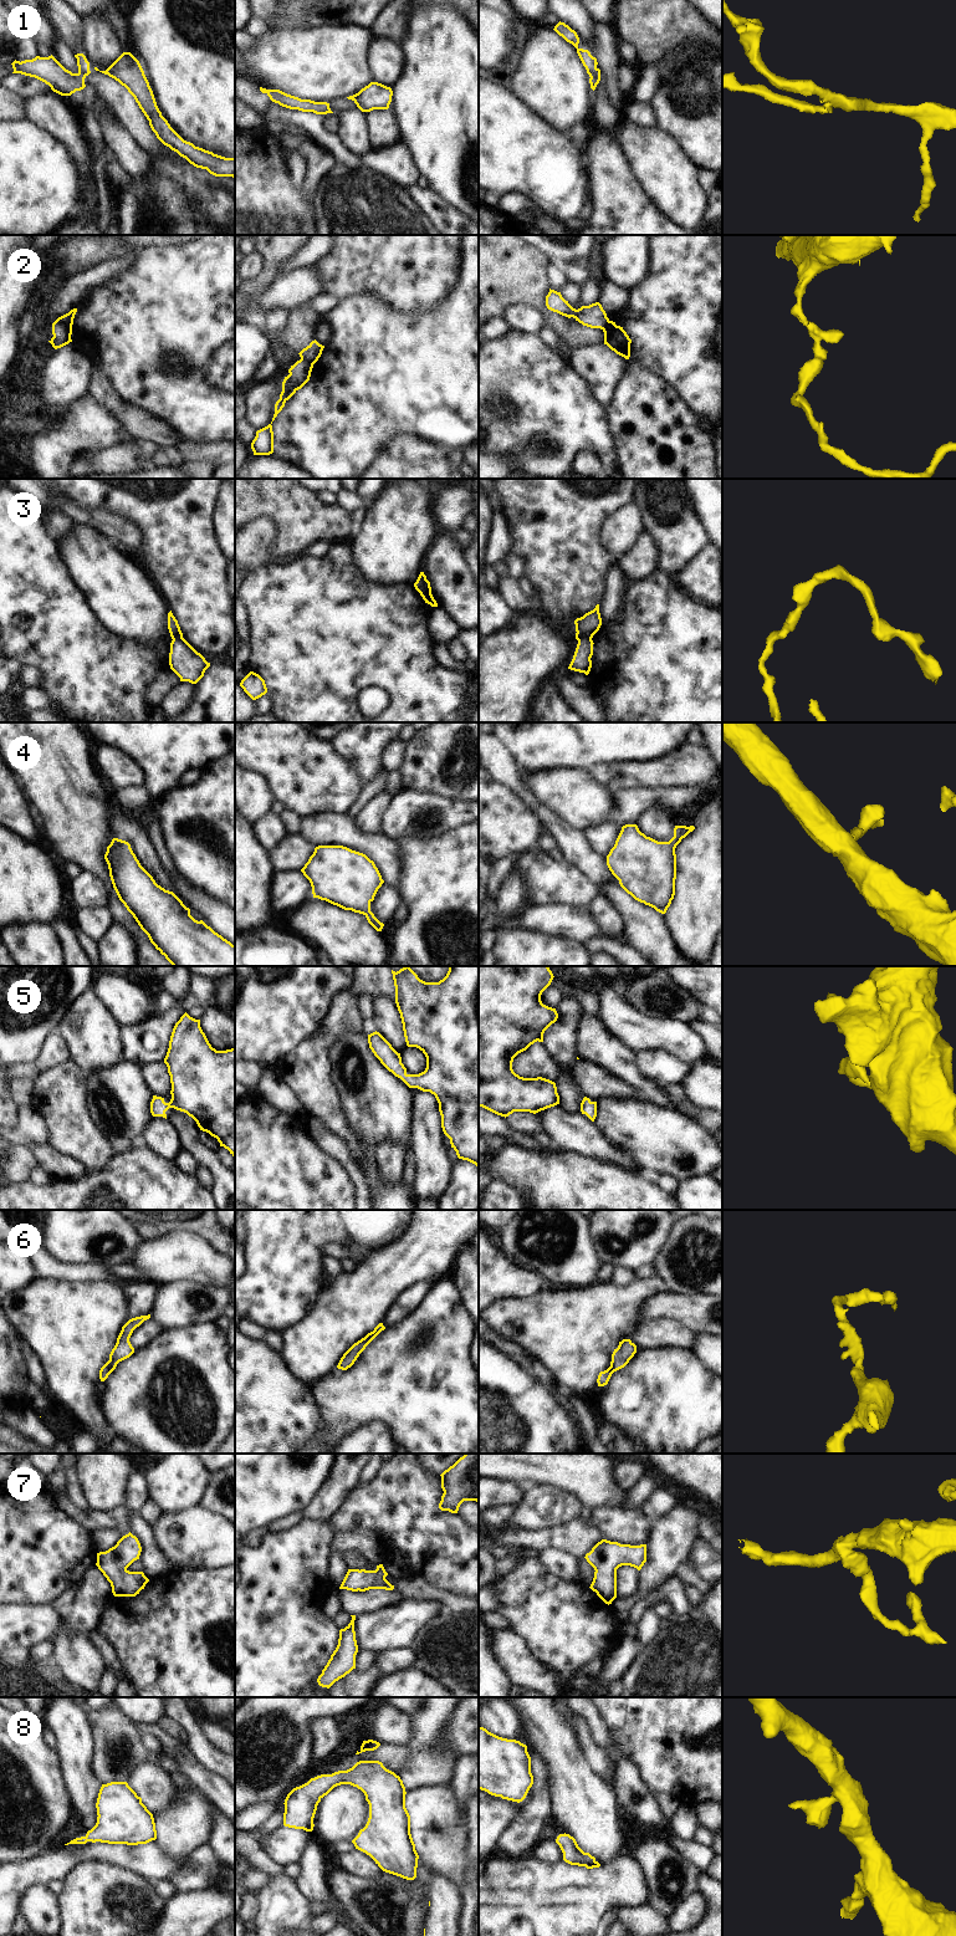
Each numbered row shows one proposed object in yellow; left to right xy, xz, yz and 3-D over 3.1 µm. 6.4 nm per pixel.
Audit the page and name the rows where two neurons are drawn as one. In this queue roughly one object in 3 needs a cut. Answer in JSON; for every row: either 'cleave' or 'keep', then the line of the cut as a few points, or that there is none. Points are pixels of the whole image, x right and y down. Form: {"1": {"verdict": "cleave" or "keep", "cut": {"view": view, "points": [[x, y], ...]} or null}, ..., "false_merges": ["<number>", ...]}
{"1": {"verdict": "cleave", "cut": {"view": "yz", "points": [[599, 76], [591, 77]]}}, "2": {"verdict": "cleave", "cut": {"view": "xy", "points": [[57, 318], [71, 330]]}}, "3": {"verdict": "cleave", "cut": {"view": "yz", "points": [[591, 638], [581, 638], [578, 640]]}}, "4": {"verdict": "keep", "cut": null}, "5": {"verdict": "keep", "cut": null}, "6": {"verdict": "keep", "cut": null}, "7": {"verdict": "keep", "cut": null}, "8": {"verdict": "keep", "cut": null}, "false_merges": ["1", "2", "3"]}

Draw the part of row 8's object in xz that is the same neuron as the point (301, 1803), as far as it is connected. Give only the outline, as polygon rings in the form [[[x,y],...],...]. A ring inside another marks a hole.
[[[359,1761],[347,1771],[321,1774],[293,1788],[283,1803],[283,1825],[312,1832],[318,1803],[341,1784],[361,1789],[369,1804],[368,1822],[352,1840],[356,1849],[369,1855],[383,1871],[414,1880],[419,1855],[410,1834],[405,1787],[379,1761]]]

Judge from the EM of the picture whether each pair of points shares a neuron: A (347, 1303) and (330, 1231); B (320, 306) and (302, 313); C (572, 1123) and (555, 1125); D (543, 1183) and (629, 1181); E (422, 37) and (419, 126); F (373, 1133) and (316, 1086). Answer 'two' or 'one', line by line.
A: two
B: two
C: one
D: one
E: one
F: two

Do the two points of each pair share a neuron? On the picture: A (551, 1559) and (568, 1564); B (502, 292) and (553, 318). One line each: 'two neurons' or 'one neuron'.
A: one neuron
B: one neuron

